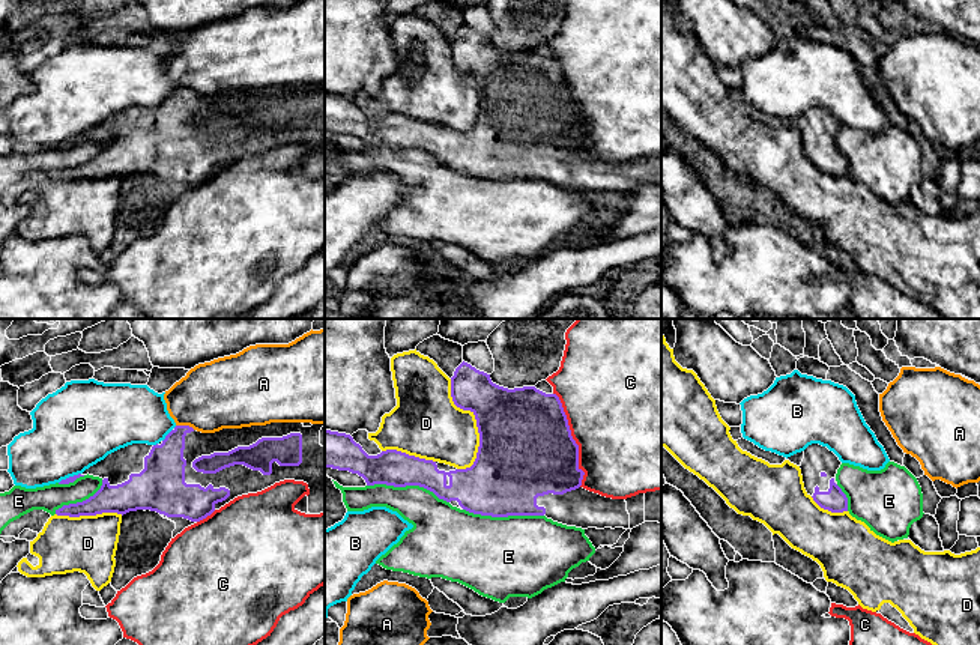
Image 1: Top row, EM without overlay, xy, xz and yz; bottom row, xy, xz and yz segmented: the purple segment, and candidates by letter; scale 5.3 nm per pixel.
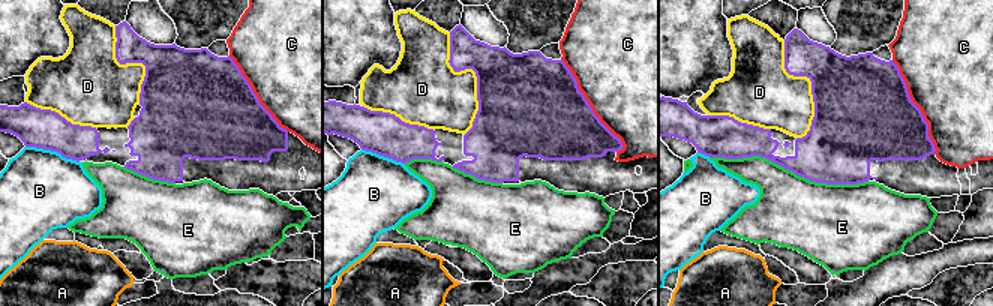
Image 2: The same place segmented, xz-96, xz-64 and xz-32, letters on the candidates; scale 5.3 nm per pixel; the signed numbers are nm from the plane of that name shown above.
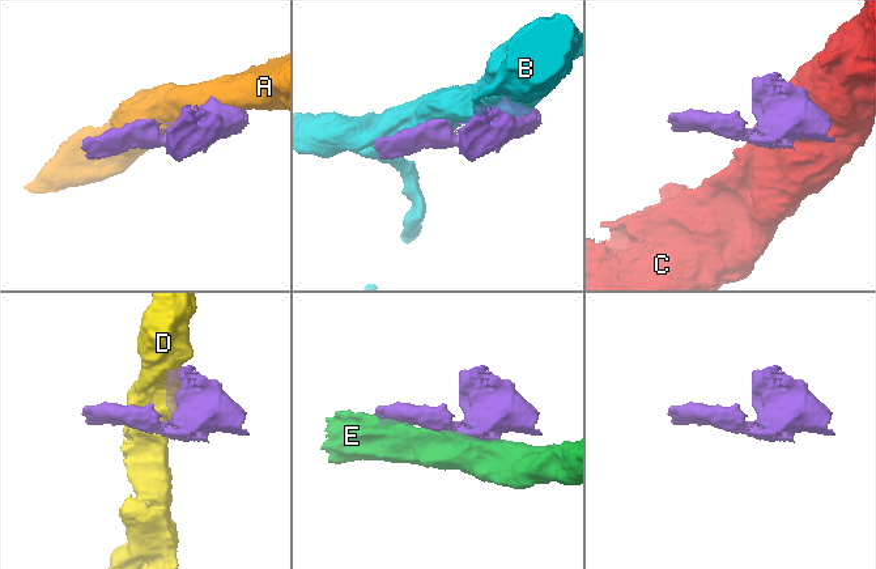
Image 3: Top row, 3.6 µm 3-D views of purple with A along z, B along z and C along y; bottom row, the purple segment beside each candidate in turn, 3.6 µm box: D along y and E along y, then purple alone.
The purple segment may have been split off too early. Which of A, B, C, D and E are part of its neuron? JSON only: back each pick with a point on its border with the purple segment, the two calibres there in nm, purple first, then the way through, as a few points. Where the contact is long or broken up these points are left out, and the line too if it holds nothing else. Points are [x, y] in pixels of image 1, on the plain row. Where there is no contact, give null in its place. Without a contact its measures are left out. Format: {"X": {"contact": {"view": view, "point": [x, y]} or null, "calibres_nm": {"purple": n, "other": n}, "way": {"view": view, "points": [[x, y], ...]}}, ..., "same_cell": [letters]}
{"same_cell": []}

